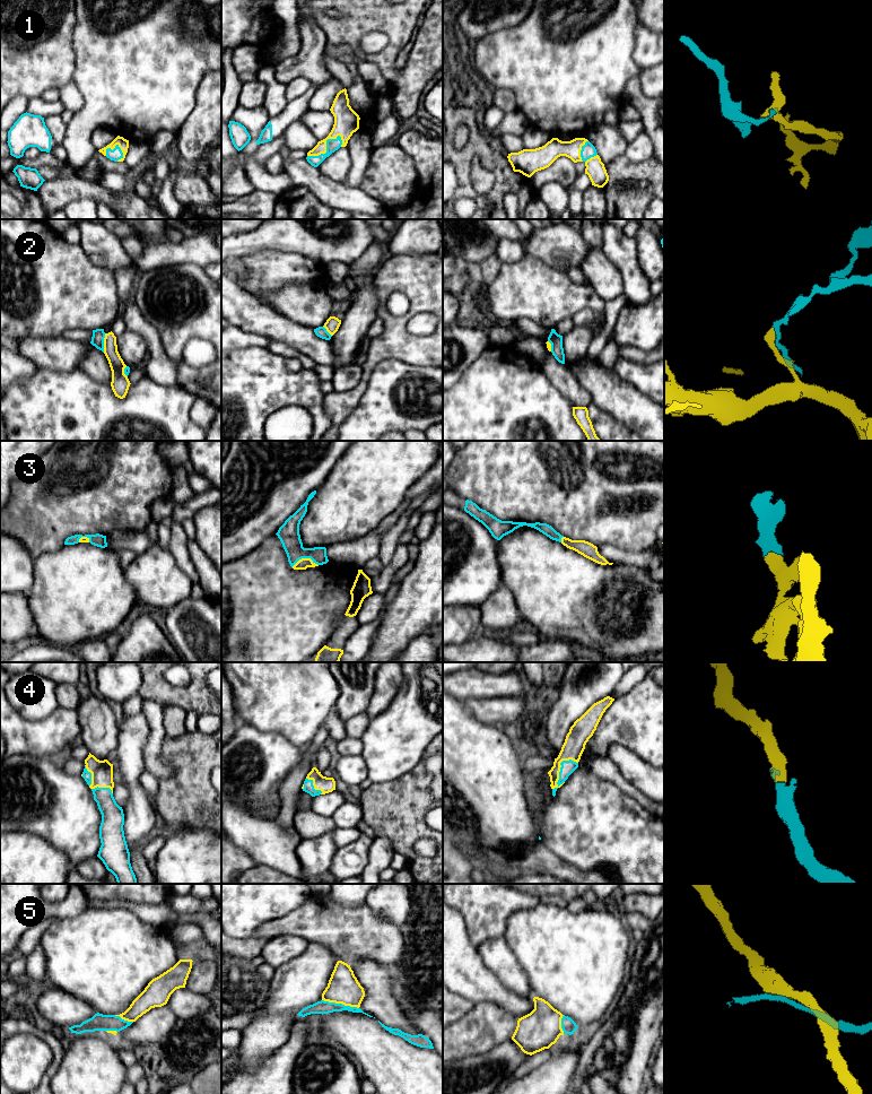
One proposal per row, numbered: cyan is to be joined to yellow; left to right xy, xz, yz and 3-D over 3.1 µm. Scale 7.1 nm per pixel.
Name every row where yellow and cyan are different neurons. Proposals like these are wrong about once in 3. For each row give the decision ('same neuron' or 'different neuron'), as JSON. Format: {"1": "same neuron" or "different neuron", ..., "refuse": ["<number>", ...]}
{"1": "same neuron", "2": "different neuron", "3": "same neuron", "4": "same neuron", "5": "different neuron", "refuse": ["2", "5"]}

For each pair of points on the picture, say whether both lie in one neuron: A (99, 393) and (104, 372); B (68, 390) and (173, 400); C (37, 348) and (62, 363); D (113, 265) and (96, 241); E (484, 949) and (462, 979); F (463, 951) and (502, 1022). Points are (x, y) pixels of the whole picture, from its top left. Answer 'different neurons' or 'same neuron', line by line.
A: different neurons
B: same neuron
C: same neuron
D: same neuron
E: different neurons
F: different neurons

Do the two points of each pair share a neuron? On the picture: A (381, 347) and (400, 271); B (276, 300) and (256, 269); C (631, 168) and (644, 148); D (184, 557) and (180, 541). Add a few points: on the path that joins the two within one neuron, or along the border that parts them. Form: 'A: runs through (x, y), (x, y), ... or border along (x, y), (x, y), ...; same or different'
A: runs through (395, 328), (415, 309), (415, 291); same
B: border along (297, 285), (280, 287), (267, 303); different
C: border along (624, 153), (635, 162), (643, 162), (652, 155); different
D: runs through (181, 554), (180, 545); same

